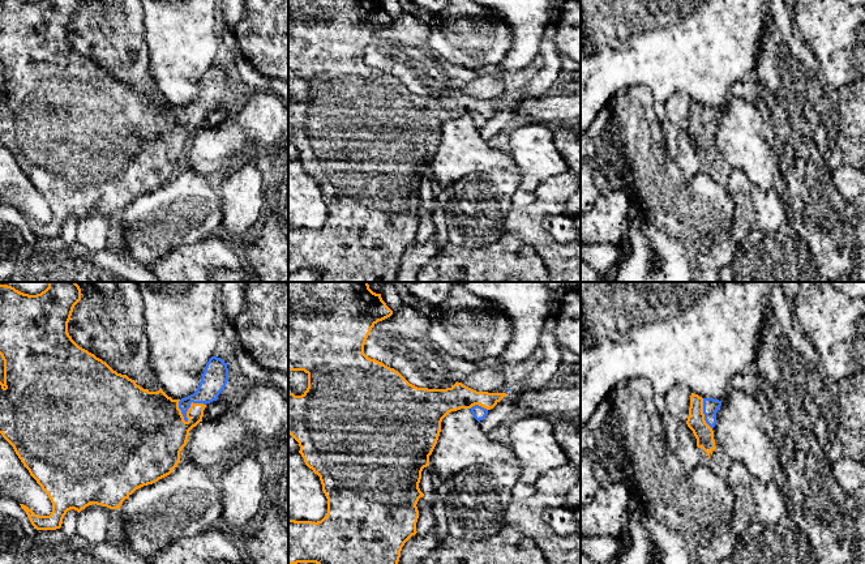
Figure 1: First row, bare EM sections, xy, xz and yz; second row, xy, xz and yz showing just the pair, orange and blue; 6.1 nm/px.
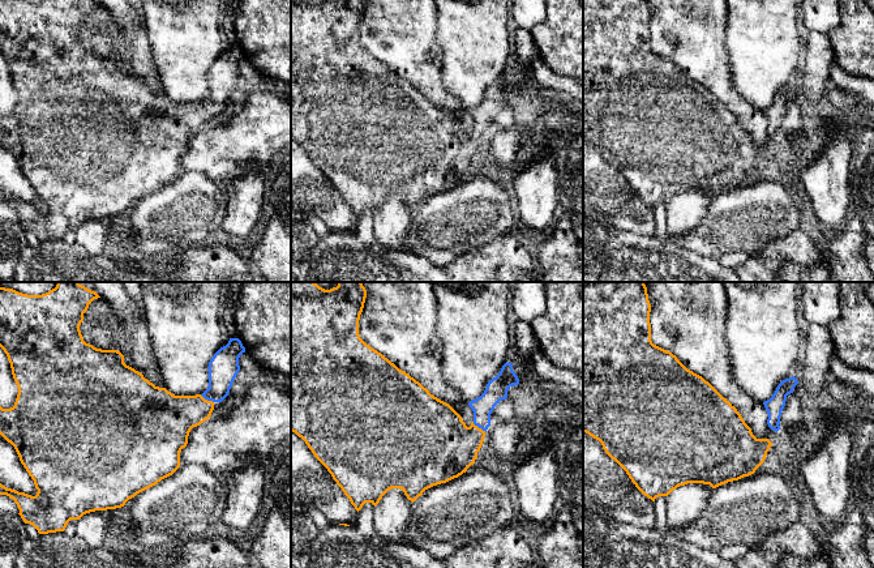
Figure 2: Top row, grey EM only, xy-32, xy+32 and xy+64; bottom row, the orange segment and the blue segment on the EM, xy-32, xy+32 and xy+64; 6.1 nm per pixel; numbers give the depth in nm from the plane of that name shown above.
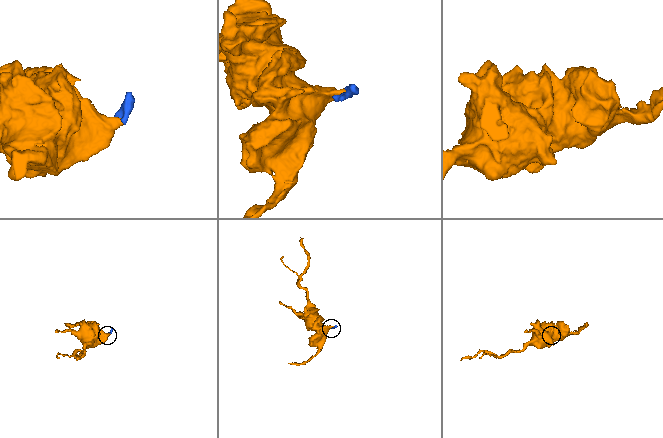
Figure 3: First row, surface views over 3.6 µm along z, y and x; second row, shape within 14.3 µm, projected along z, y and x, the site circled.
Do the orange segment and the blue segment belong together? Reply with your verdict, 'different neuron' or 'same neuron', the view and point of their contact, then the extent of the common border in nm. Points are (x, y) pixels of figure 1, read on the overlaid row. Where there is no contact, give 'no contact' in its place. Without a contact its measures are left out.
same neuron | xy (189, 407) | 180 nm

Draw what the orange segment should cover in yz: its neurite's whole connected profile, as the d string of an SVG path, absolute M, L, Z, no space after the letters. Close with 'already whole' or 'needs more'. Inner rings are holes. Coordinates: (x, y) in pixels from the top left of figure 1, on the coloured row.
M691 393L688 427L693 431L697 439L697 446L702 448L708 458L716 449L712 428L716 424L716 413L721 406L721 401L714 398L702 398Z; needs more

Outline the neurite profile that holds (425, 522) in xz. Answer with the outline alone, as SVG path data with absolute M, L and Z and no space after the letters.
M423 496L419 499L416 507L419 510L419 518L416 522L416 531L417 533L427 533L431 531L436 527L436 520L433 517L433 513L429 508L431 504L431 497L429 496Z

